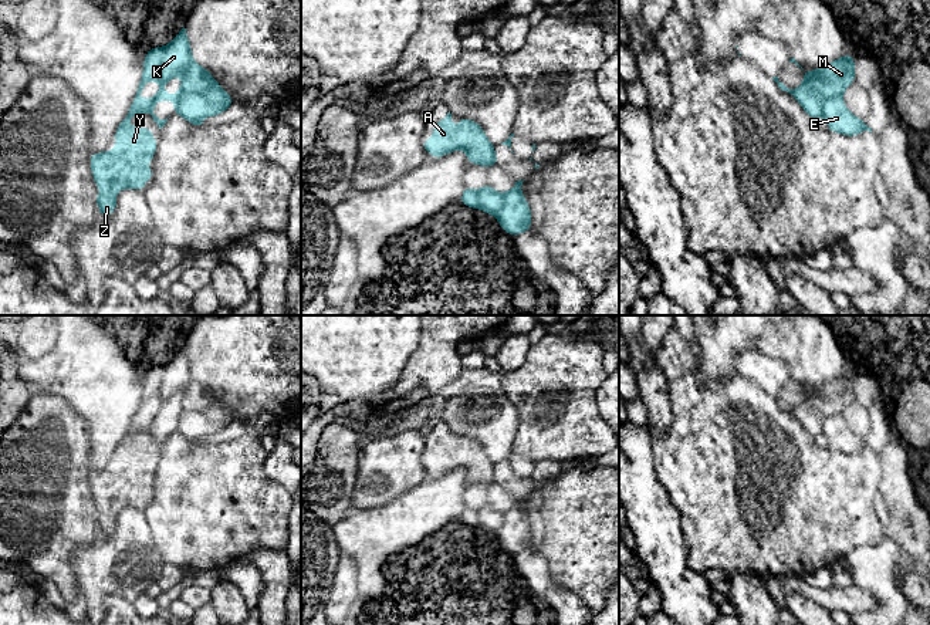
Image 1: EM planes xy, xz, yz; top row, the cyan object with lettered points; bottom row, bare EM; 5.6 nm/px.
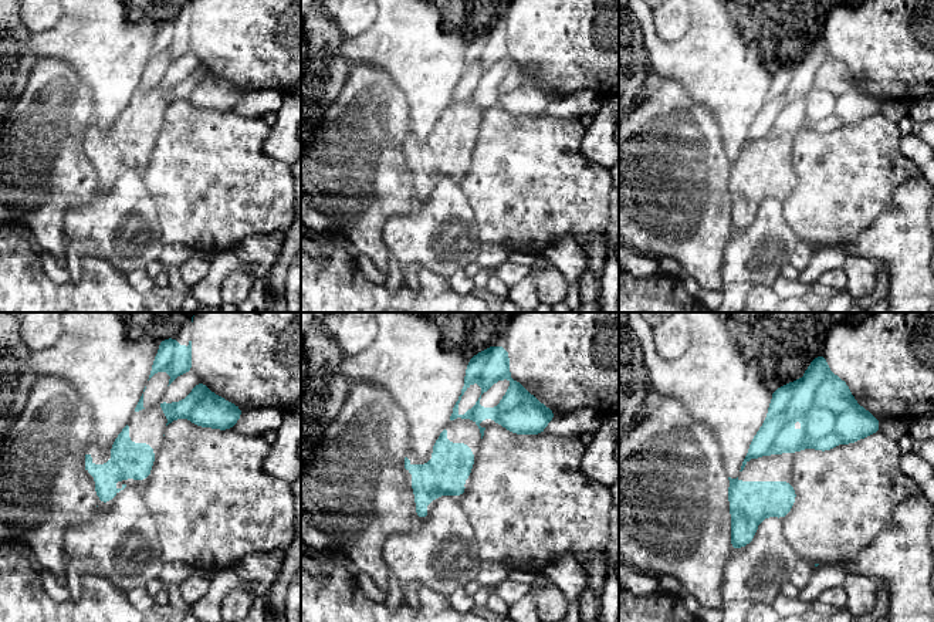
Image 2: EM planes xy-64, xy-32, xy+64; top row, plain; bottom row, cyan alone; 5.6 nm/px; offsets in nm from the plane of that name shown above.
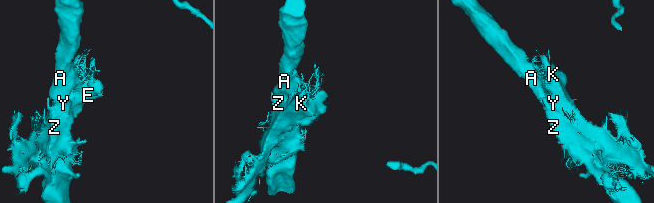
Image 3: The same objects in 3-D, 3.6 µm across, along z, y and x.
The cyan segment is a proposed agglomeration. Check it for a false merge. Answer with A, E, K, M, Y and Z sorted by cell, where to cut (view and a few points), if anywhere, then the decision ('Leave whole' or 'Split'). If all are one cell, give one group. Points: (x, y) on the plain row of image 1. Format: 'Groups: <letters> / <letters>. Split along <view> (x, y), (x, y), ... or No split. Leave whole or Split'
Groups: A E K M Y Z. No split. Leave whole

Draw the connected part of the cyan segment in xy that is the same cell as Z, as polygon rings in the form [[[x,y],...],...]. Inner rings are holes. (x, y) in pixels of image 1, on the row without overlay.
[[[185,345],[168,364],[146,369],[138,411],[114,452],[116,464],[108,470],[89,473],[94,503],[97,501],[102,509],[95,513],[102,536],[114,531],[118,509],[132,506],[142,510],[145,500],[153,496],[152,487],[146,483],[155,474],[158,457],[152,456],[151,446],[131,446],[129,440],[133,433],[149,430],[162,447],[168,436],[159,438],[153,432],[155,422],[159,419],[173,419],[176,426],[170,433],[180,433],[196,446],[203,445],[206,435],[216,435],[234,420],[212,392],[192,376]],[[179,392],[182,393],[180,408],[169,413],[163,403]],[[152,398],[159,399],[158,411],[149,418],[142,418],[141,411]]]

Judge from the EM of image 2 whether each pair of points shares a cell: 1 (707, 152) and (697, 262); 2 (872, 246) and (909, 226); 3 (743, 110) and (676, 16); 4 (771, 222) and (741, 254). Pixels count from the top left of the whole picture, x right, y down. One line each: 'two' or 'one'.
1: one
2: one
3: two
4: one

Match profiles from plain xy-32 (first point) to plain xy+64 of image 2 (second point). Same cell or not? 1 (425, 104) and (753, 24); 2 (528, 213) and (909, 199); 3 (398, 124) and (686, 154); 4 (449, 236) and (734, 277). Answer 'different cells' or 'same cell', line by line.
1: different cells
2: different cells
3: same cell
4: same cell

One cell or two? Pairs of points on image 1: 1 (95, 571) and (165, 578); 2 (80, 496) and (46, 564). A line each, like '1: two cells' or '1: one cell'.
1: two cells
2: one cell

